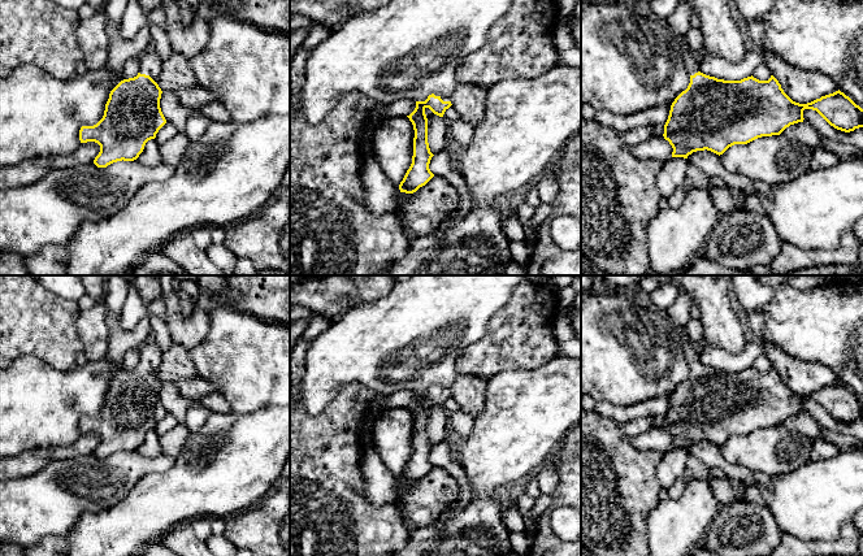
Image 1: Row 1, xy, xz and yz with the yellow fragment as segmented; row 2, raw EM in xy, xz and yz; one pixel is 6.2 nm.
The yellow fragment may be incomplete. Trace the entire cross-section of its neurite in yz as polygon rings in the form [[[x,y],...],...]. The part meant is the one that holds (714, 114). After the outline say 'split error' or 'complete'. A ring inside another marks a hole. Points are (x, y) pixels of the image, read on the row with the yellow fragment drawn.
[[[685,47],[684,64],[690,83],[672,103],[664,125],[664,139],[673,148],[672,157],[688,158],[697,151],[723,155],[734,144],[747,144],[762,136],[780,135],[790,125],[803,122],[803,110],[816,110],[831,126],[850,133],[863,127],[863,109],[840,90],[807,104],[793,101],[771,75],[768,81],[747,77],[741,81],[724,81],[699,71],[701,55]]] | split error

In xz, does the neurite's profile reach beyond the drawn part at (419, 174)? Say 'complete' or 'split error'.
split error

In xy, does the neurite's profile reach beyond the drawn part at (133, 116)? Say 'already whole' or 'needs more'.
needs more

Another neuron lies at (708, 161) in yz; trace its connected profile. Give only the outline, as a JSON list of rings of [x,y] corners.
[[[704,149],[693,152],[686,160],[688,162],[701,168],[706,174],[721,178],[729,187],[756,195],[772,195],[772,190],[768,184],[727,171],[720,162],[719,155],[711,151]]]

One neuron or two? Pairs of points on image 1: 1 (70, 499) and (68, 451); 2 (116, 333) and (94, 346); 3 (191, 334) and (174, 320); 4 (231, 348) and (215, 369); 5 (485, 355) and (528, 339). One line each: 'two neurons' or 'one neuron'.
1: two neurons
2: two neurons
3: one neuron
4: one neuron
5: one neuron

